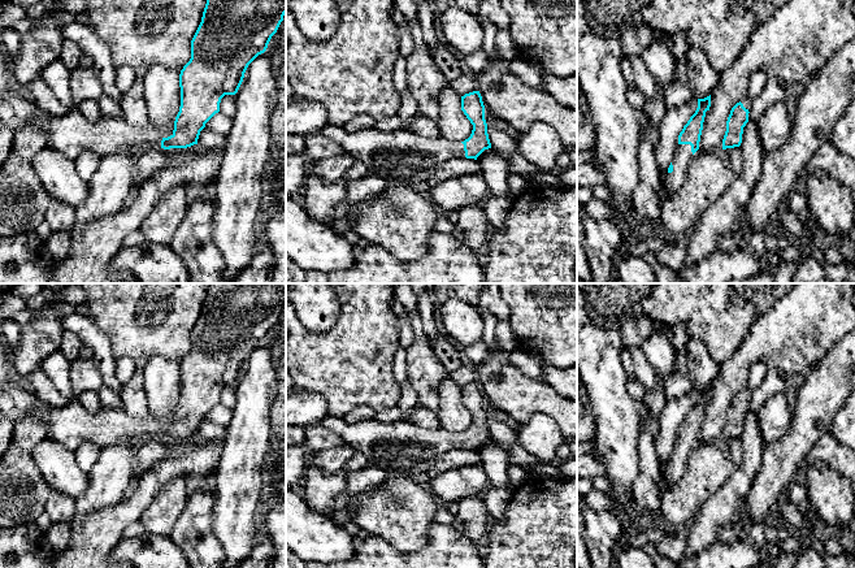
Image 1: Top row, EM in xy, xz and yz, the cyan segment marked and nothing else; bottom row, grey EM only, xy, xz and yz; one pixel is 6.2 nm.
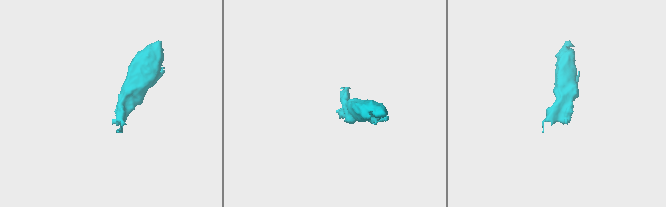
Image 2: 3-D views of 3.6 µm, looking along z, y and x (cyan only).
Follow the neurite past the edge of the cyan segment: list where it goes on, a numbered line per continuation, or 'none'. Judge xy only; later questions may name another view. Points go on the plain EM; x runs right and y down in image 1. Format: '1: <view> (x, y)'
1: xy (70, 425)

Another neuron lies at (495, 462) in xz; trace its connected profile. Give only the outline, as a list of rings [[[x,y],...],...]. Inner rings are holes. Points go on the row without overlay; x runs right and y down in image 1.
[[[485,441],[477,451],[481,455],[481,465],[486,471],[490,486],[515,489],[508,477],[511,465],[508,454],[489,441]]]

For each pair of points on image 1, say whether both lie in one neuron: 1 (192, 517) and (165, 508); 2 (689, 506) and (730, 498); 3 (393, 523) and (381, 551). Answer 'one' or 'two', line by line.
1: two
2: two
3: two

